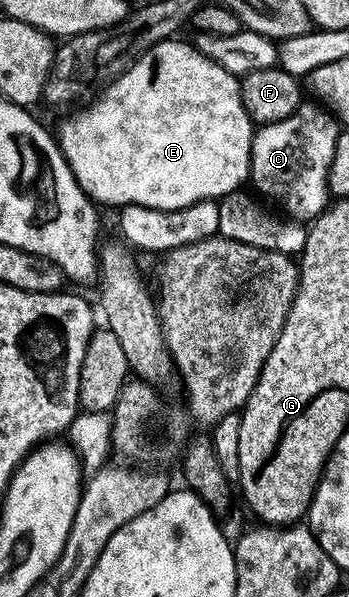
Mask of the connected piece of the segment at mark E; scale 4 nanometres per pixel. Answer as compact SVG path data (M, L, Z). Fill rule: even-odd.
M180 38L163 40L153 45L150 49L132 60L122 73L116 76L106 86L107 89L92 102L88 108L67 116L59 124L57 139L59 151L71 167L71 172L77 178L81 190L96 205L108 204L114 210L122 210L127 204L137 206L149 206L153 210L181 210L193 206L202 200L219 200L231 192L238 192L248 183L251 174L251 137L253 135L253 121L241 102L241 90L239 80L229 70L217 66L209 58L205 58L195 49L194 43L187 44Z

